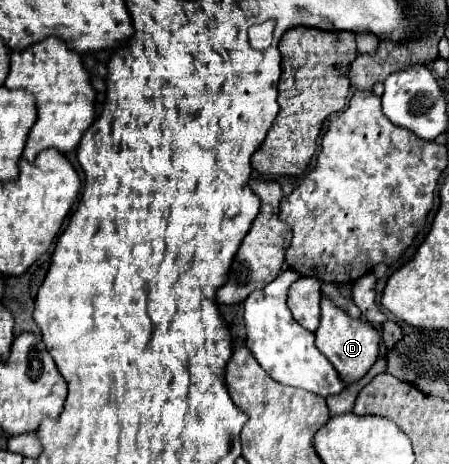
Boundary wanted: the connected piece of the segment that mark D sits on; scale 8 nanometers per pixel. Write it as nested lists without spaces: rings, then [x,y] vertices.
[[[322,294],[320,308],[322,308],[320,326],[314,332],[316,346],[334,364],[334,368],[338,370],[342,380],[352,384],[352,382],[360,380],[370,370],[370,366],[376,362],[378,350],[380,350],[380,332],[370,322],[354,320],[352,316],[348,316],[348,312],[342,310],[340,306],[336,306],[332,302],[332,298],[328,298],[326,294]]]

